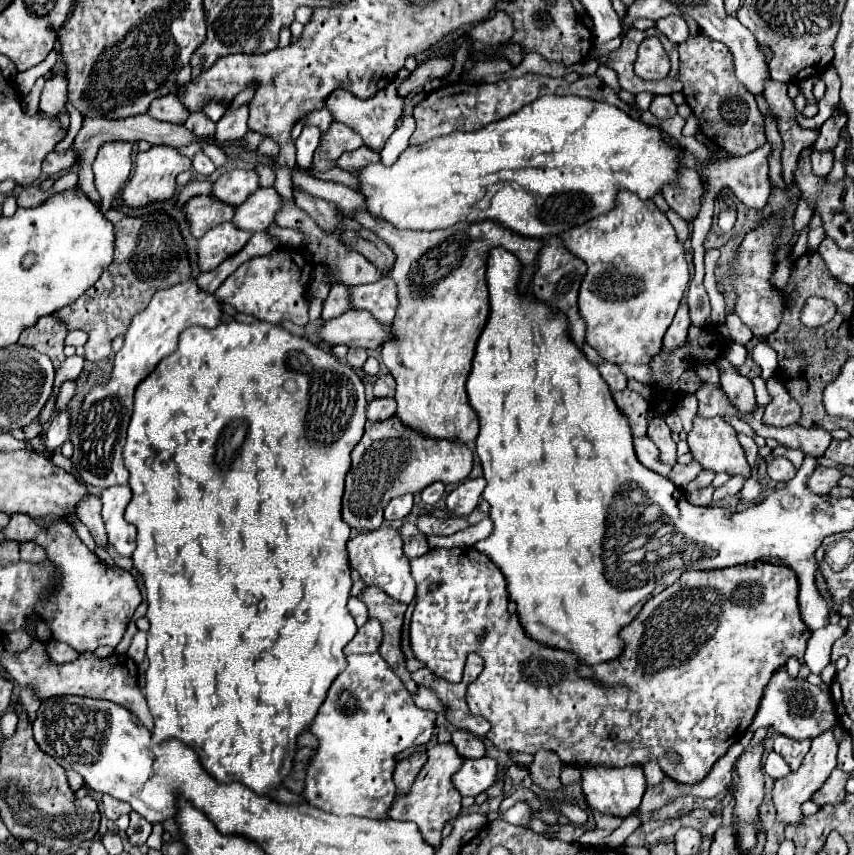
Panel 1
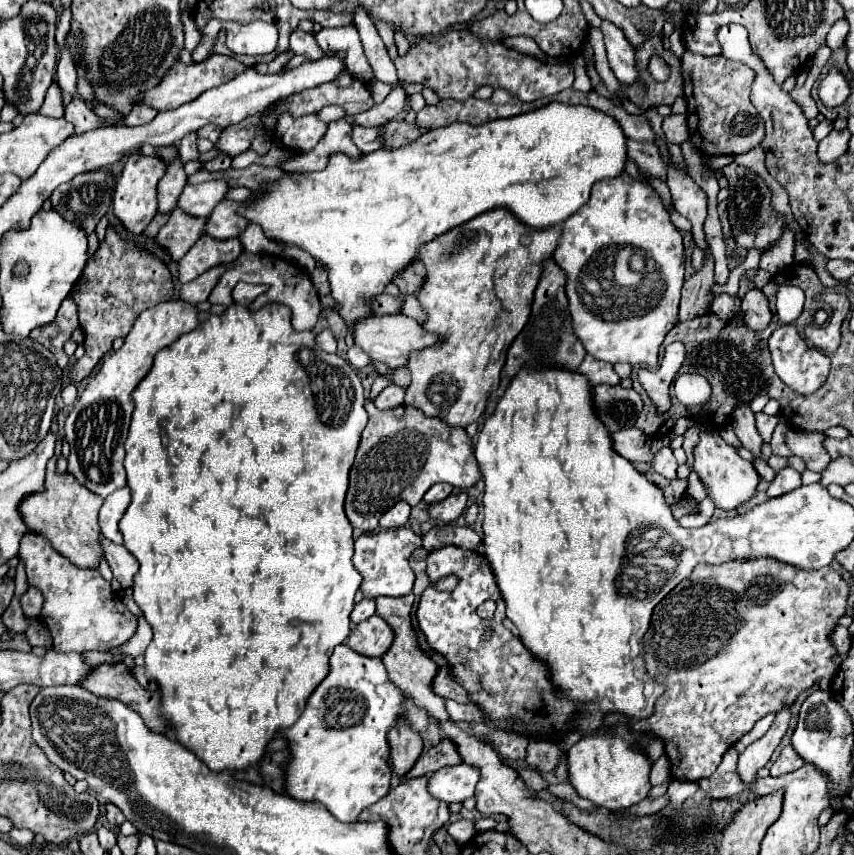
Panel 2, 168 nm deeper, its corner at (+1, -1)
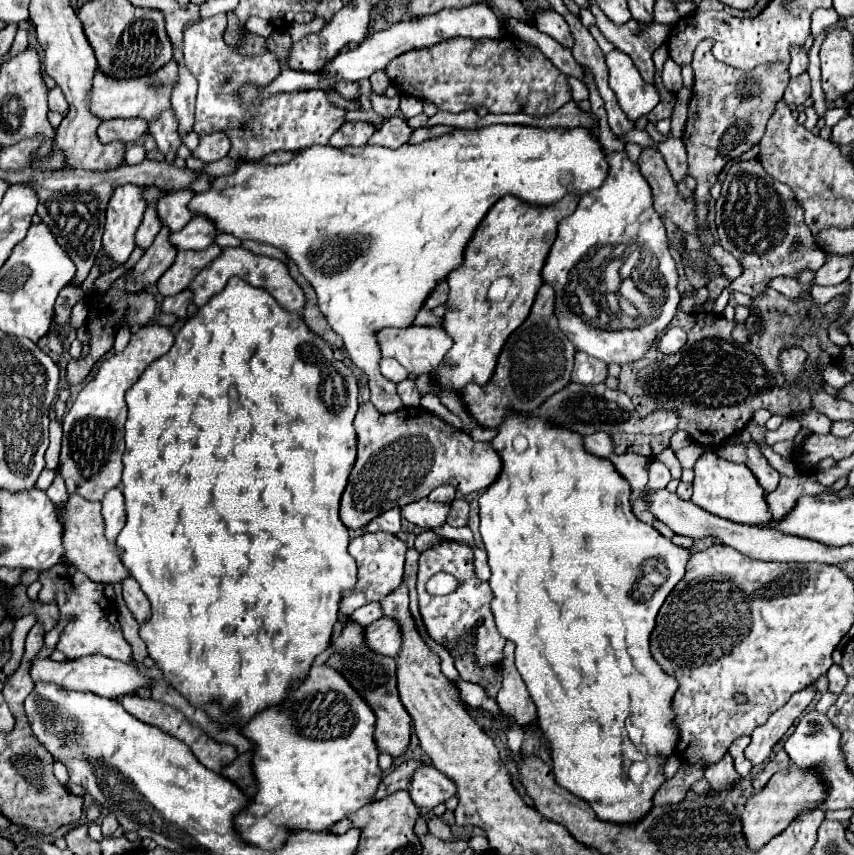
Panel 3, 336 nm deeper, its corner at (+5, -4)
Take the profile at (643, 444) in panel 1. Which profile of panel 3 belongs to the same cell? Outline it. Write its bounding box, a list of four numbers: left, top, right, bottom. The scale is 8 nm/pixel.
[584,432,614,458]

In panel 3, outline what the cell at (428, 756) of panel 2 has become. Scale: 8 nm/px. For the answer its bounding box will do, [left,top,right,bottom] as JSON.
[374,760,422,800]

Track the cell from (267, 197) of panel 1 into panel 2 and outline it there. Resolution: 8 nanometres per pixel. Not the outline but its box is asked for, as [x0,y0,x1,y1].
[204,199,248,241]

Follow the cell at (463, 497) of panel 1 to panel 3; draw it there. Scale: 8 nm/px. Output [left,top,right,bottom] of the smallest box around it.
[402,498,450,530]

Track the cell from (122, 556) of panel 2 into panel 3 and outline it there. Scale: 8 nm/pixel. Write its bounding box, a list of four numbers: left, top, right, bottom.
[122,578,150,622]

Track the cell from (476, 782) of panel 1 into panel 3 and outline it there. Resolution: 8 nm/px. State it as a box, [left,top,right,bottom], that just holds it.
[408,766,456,808]

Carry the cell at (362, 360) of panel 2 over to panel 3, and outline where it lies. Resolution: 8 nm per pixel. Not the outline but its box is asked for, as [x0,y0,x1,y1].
[380,358,408,382]

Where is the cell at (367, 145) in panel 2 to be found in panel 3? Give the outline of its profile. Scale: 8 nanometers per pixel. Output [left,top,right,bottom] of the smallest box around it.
[368,116,412,148]

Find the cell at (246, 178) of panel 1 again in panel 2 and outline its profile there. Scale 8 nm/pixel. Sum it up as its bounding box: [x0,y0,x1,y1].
[178,181,228,217]

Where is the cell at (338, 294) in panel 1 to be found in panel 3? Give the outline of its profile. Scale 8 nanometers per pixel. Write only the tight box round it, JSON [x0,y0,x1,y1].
[414,308,440,326]

